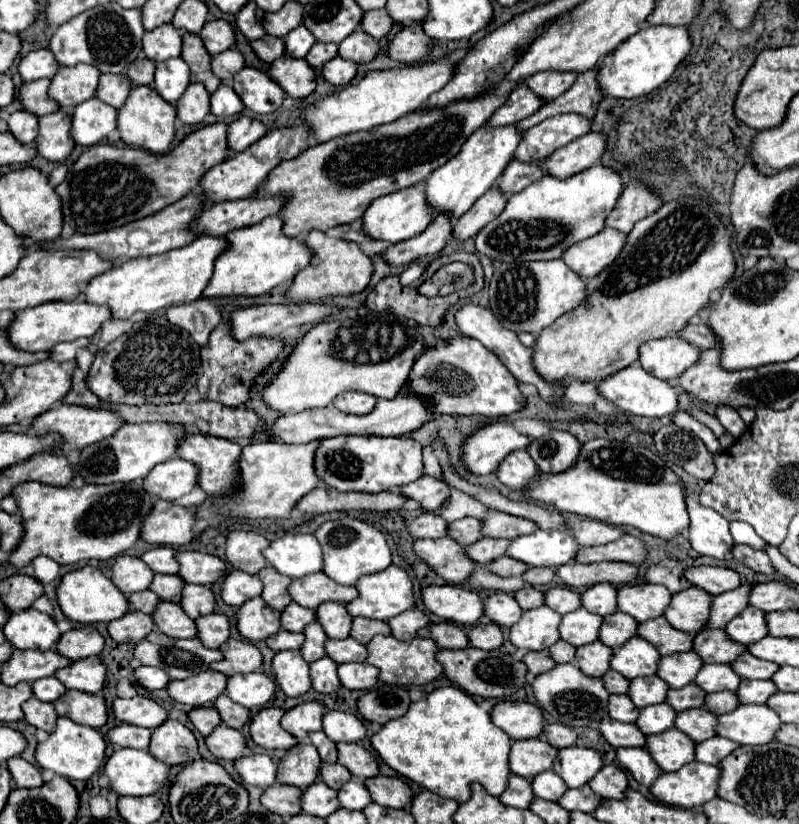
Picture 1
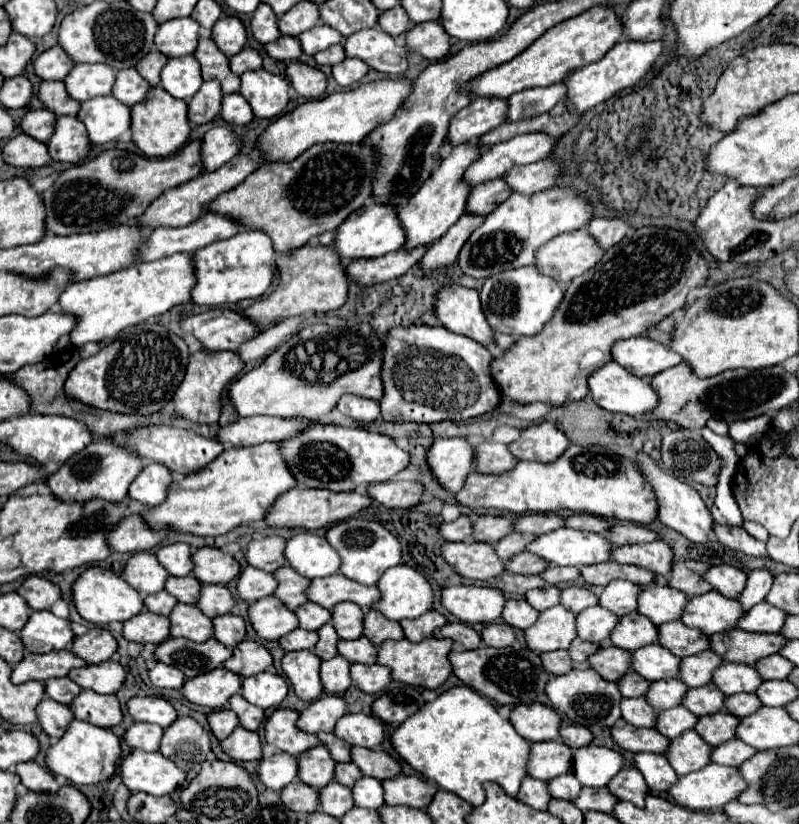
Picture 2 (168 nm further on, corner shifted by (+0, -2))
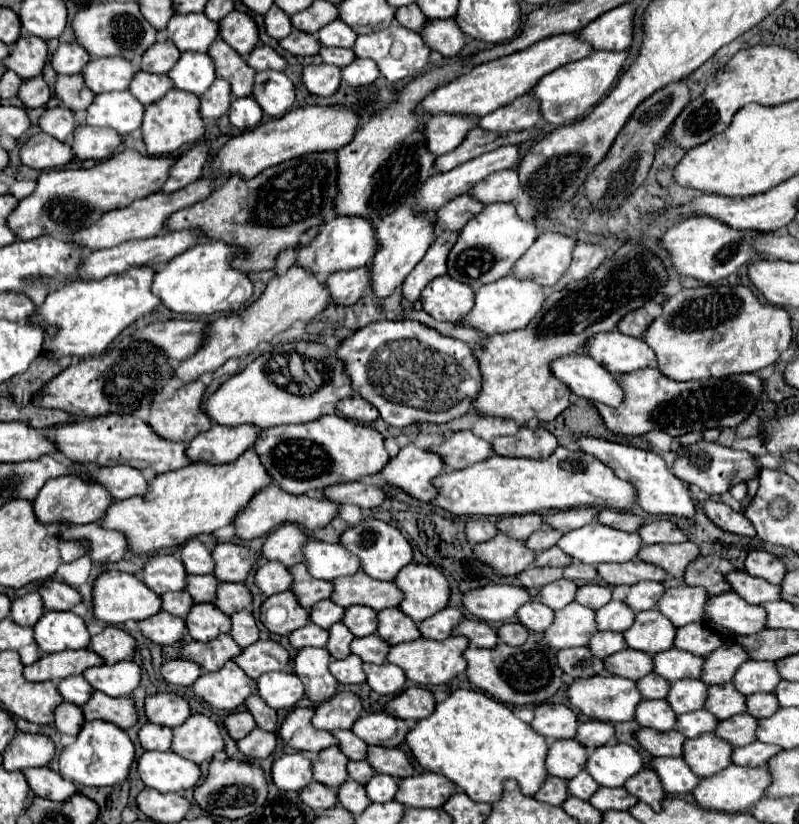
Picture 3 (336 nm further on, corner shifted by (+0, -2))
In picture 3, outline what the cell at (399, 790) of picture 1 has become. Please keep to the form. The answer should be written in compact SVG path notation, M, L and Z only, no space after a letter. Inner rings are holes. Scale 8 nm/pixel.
M424 772L418 776L402 778L396 800L404 806L416 808L442 808L446 800L456 792L456 784L436 772Z

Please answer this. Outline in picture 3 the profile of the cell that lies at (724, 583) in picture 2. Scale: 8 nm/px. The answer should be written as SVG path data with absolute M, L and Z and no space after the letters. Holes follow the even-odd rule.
M746 572L728 574L728 582L732 584L732 590L736 594L746 598L748 604L764 604L764 602L772 602L772 600L782 600L780 598L782 588L778 584L770 584L762 578L754 578ZM754 598L760 598L760 600L754 600Z

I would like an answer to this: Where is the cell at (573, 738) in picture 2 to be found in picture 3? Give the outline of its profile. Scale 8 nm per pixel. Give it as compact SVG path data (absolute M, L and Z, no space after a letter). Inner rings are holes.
M590 720L590 722L584 722L578 726L578 736L576 740L580 744L584 744L586 748L596 748L596 746L604 746L604 744L588 744L588 742L610 742L614 736L614 726L608 724L608 722L596 722L596 720Z

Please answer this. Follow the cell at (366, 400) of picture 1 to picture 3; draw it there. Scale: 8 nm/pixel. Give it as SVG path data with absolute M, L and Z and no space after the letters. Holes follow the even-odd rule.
M350 396L350 398L344 398L336 404L336 410L348 418L348 420L356 420L356 422L362 422L362 424L368 424L368 422L374 422L380 414L378 410L366 402L364 398L360 396Z

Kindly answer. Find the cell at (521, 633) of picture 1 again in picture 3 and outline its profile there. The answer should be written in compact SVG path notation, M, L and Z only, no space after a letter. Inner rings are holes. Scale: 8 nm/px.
M578 602L568 604L566 608L556 612L556 622L544 632L544 638L552 650L572 648L572 646L588 646L596 628L596 612Z

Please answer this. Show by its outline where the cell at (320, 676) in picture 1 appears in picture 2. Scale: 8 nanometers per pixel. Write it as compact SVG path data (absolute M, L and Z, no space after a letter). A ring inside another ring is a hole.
M334 656L332 660L322 662L322 666L320 666L320 678L322 678L324 692L328 692L328 694L340 694L340 692L344 692L352 684L348 670L350 670L350 664L342 656Z

